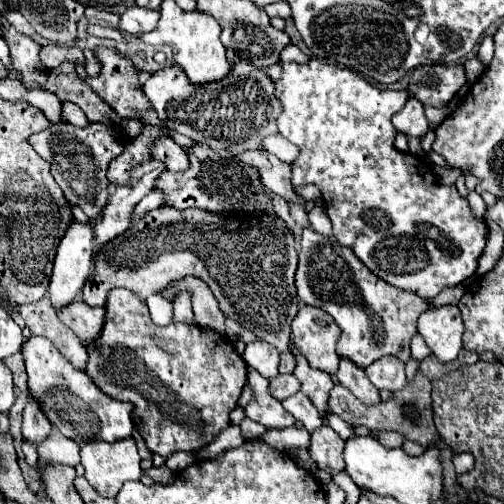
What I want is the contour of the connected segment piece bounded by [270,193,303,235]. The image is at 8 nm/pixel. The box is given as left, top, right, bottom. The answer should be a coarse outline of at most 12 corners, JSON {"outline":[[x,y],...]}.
{"outline":[[274,193],[270,197],[276,215],[289,231],[301,235],[303,229],[289,215],[286,201]]}

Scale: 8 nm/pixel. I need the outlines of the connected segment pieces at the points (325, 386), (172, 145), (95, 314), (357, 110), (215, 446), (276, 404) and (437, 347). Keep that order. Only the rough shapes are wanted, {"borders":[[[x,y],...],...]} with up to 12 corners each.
{"borders":[[[299,349],[293,373],[301,391],[325,419],[329,413],[329,391],[335,383],[329,373],[311,369]],[[171,137],[157,139],[151,155],[169,171],[185,171],[189,157]],[[75,301],[57,315],[85,345],[99,339],[105,309]],[[283,63],[291,183],[423,299],[469,279],[487,225],[395,149],[409,91]],[[237,425],[221,431],[213,443],[199,449],[201,459],[241,447],[243,437]],[[247,367],[255,397],[245,415],[267,429],[295,423],[281,401],[269,393],[269,379]],[[457,305],[425,311],[417,331],[439,361],[459,355]]]}

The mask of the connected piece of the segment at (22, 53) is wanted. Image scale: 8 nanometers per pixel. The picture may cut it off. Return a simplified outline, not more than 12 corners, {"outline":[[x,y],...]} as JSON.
{"outline":[[3,17],[1,29],[23,83],[45,83],[35,71],[41,45],[17,33]]}

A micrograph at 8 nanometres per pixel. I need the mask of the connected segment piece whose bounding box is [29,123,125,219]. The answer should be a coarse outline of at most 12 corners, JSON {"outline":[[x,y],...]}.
{"outline":[[53,123],[29,141],[67,201],[97,219],[123,153],[103,123]]}

